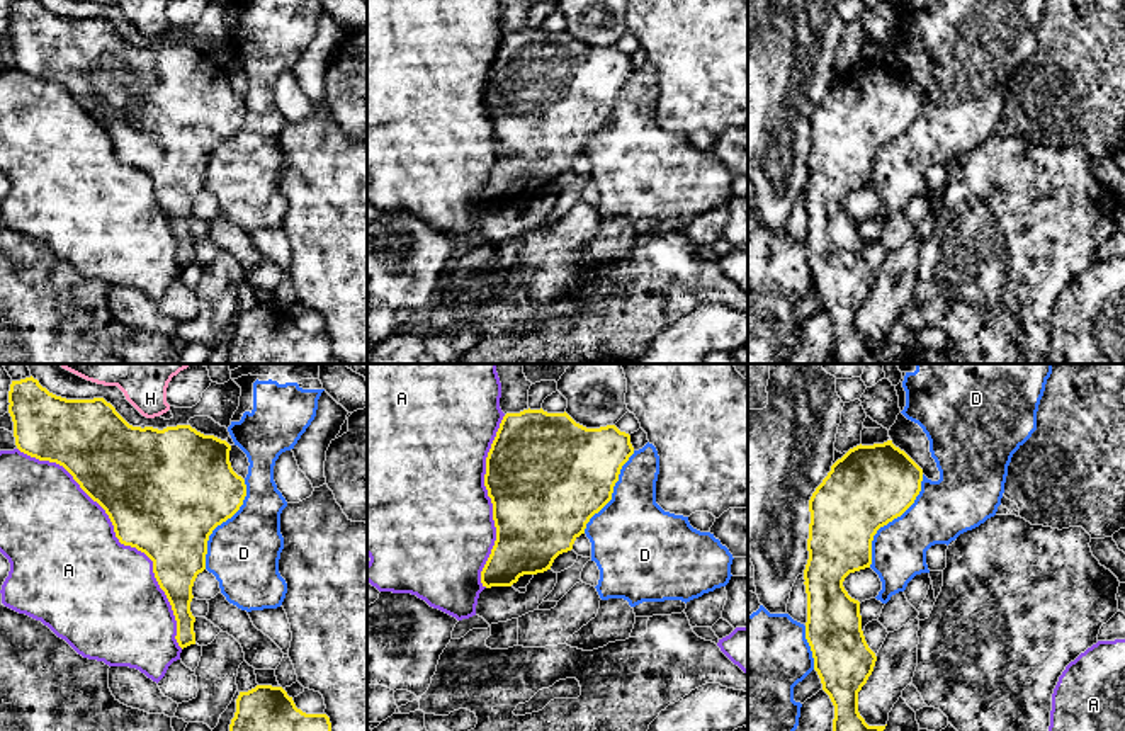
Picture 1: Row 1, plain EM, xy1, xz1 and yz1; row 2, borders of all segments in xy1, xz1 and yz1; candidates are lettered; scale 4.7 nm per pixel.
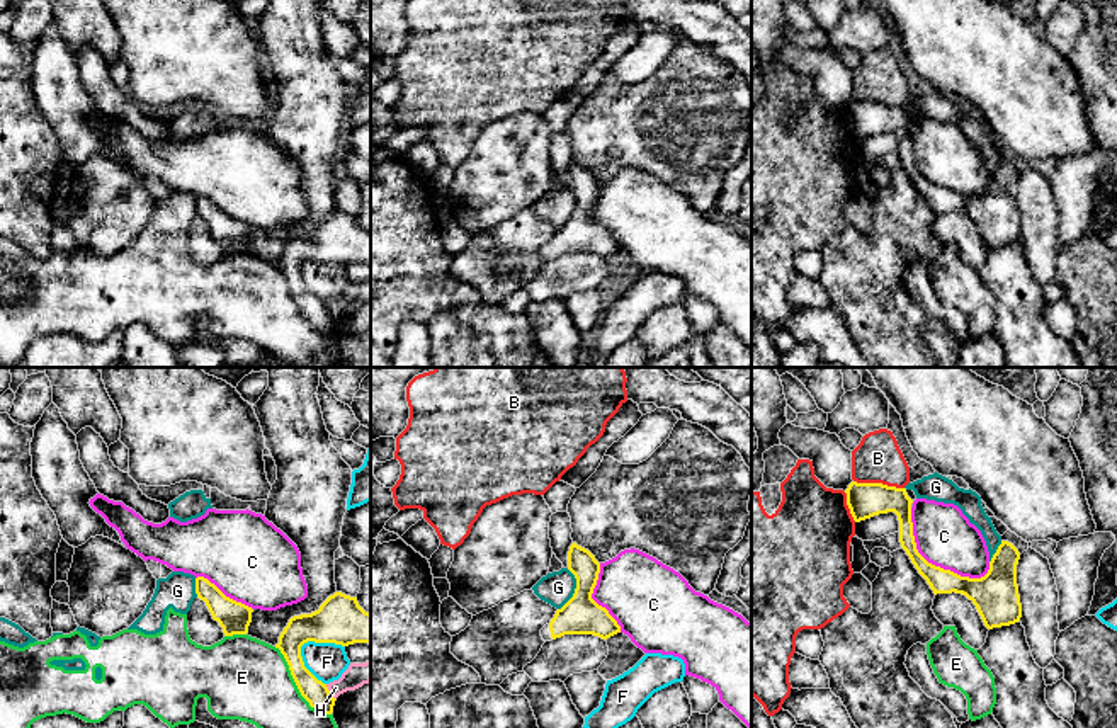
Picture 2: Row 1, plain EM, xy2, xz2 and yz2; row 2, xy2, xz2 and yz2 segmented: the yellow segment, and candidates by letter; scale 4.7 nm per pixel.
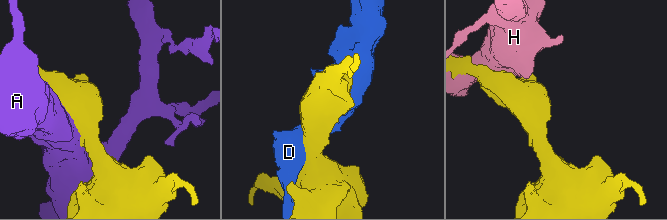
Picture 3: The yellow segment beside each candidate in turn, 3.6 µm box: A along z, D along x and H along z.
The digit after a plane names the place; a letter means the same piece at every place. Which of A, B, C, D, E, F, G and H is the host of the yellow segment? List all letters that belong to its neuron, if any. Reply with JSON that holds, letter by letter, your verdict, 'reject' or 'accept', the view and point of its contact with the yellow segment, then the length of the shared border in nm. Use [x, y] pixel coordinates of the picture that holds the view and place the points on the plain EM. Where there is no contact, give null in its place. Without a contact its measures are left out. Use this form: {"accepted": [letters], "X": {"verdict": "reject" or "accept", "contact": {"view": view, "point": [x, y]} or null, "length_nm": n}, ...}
{"accepted": [], "A": {"verdict": "reject", "contact": {"view": "xy1", "point": [119, 160]}, "length_nm": 1250}, "B": {"verdict": "reject", "contact": {"view": "yz2", "point": [879, 102]}, "length_nm": 240}, "C": {"verdict": "reject", "contact": {"view": "yz2", "point": [930, 182]}, "length_nm": 480}, "D": {"verdict": "reject", "contact": {"view": "yz1", "point": [891, 140]}, "length_nm": 500}, "E": {"verdict": "reject", "contact": {"view": "xy2", "point": [296, 303]}, "length_nm": 420}, "F": {"verdict": "reject", "contact": {"view": "xy2", "point": [303, 283]}, "length_nm": 240}, "G": {"verdict": "reject", "contact": {"view": "xz2", "point": [575, 208]}, "length_nm": 200}, "H": {"verdict": "reject", "contact": {"view": "xy2", "point": [328, 312]}, "length_nm": 90}}

